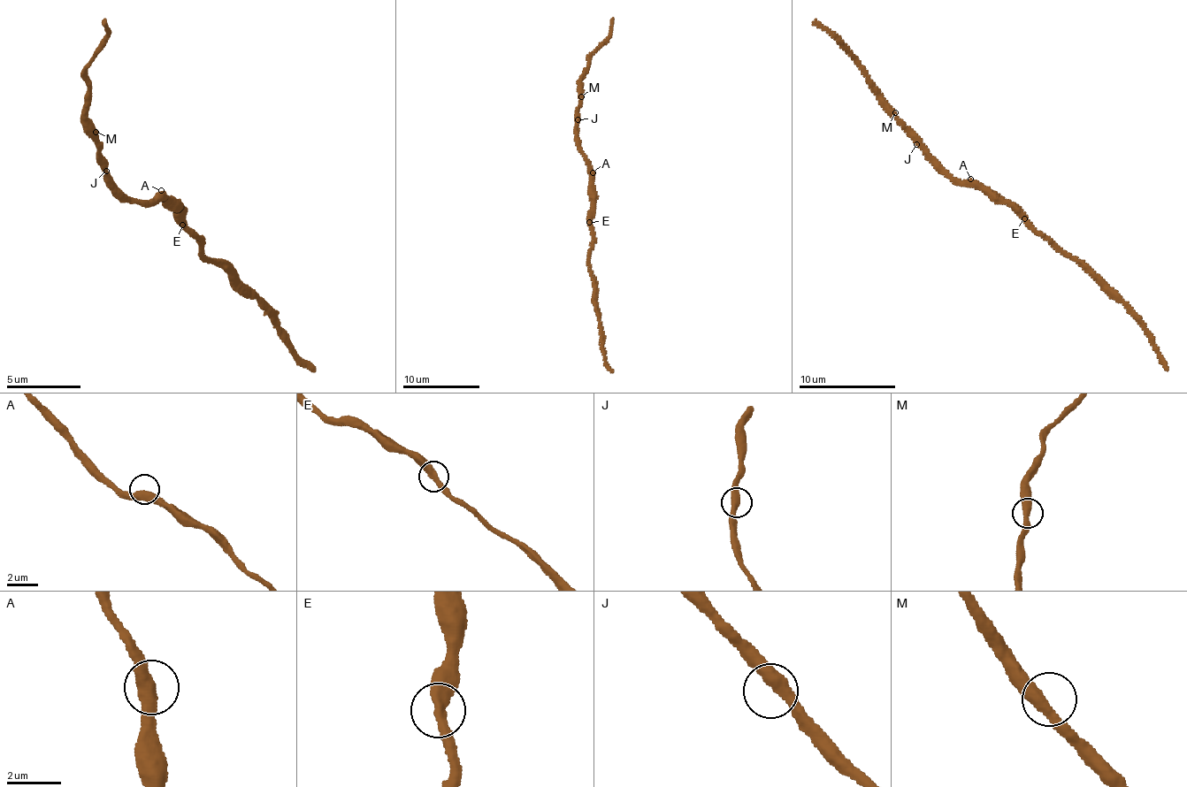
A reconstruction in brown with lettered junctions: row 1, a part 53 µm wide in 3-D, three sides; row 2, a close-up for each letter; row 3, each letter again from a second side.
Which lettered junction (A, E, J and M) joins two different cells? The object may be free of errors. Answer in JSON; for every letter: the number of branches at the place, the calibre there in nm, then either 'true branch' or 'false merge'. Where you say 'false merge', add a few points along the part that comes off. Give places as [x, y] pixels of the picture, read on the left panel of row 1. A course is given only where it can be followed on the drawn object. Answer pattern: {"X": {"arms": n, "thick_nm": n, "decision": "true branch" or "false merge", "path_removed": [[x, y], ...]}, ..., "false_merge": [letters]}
{"A": {"arms": 2, "thick_nm": 460, "decision": "true branch"}, "E": {"arms": 2, "thick_nm": 400, "decision": "true branch"}, "J": {"arms": 2, "thick_nm": 440, "decision": "true branch"}, "M": {"arms": 2, "thick_nm": 400, "decision": "true branch"}, "false_merge": []}

